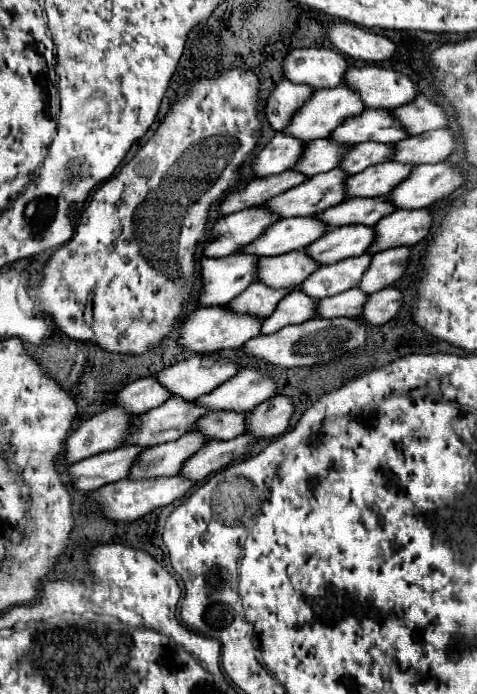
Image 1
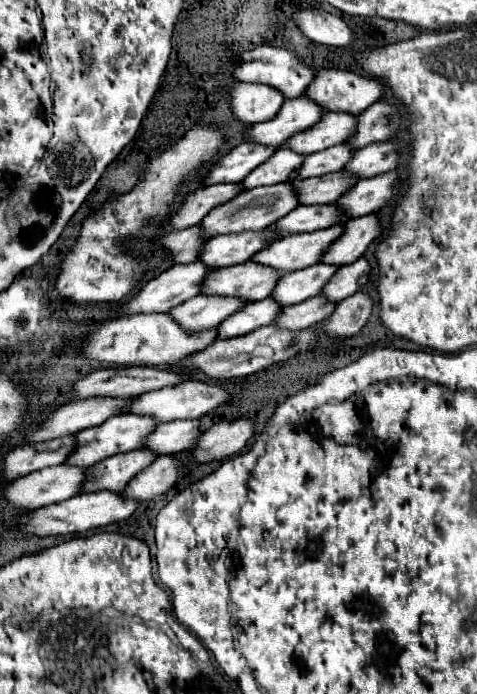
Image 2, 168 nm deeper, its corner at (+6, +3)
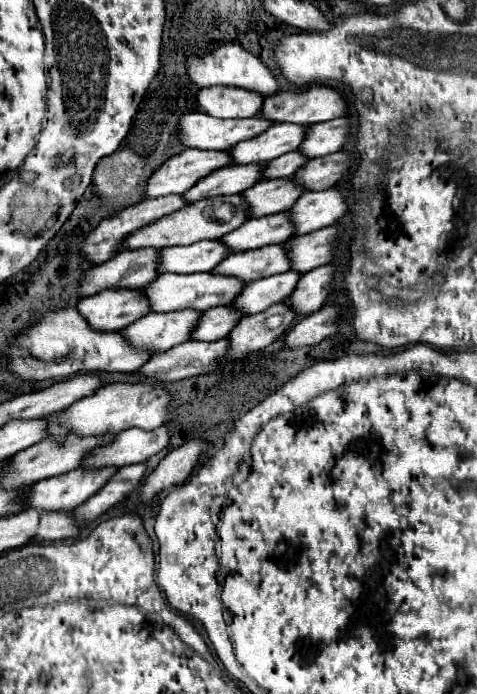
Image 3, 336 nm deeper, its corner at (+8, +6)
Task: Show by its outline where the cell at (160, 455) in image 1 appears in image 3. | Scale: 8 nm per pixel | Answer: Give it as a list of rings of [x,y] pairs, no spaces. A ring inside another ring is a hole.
[[[106,465],[100,469],[72,469],[68,473],[38,481],[28,493],[28,507],[36,509],[76,509],[106,485],[118,467]]]

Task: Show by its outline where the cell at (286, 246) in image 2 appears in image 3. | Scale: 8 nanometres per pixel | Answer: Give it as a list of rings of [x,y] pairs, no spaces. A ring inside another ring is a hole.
[[[268,245],[264,249],[252,249],[248,253],[230,253],[230,257],[216,265],[212,273],[232,275],[250,283],[276,273],[286,273],[288,269],[288,249],[284,249],[284,245]]]

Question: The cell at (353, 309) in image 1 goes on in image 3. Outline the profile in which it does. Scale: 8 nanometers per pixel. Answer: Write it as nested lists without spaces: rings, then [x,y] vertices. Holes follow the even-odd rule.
[[[284,303],[272,305],[262,313],[244,317],[228,335],[232,349],[226,359],[242,359],[252,351],[268,347],[288,331],[296,317],[296,311]]]

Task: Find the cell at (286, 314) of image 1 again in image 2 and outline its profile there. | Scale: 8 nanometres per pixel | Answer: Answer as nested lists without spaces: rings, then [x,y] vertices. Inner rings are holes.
[[[270,298],[260,300],[260,302],[250,302],[244,308],[240,308],[238,312],[234,312],[232,316],[228,316],[224,322],[220,322],[216,328],[216,332],[218,332],[216,336],[220,340],[236,338],[246,332],[252,332],[254,328],[272,324],[274,316],[278,316],[278,310],[282,310],[282,308],[274,306]]]

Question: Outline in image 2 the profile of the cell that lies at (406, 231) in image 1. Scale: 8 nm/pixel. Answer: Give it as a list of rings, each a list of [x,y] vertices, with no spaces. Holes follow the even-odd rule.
[[[374,214],[350,218],[344,222],[344,232],[324,250],[320,262],[344,266],[358,260],[368,244],[380,236],[380,224]]]

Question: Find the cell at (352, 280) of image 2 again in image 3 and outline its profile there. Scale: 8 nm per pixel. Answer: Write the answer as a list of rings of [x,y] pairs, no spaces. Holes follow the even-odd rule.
[[[322,265],[304,273],[286,303],[300,315],[316,313],[332,291],[334,275],[336,275],[336,265]]]

